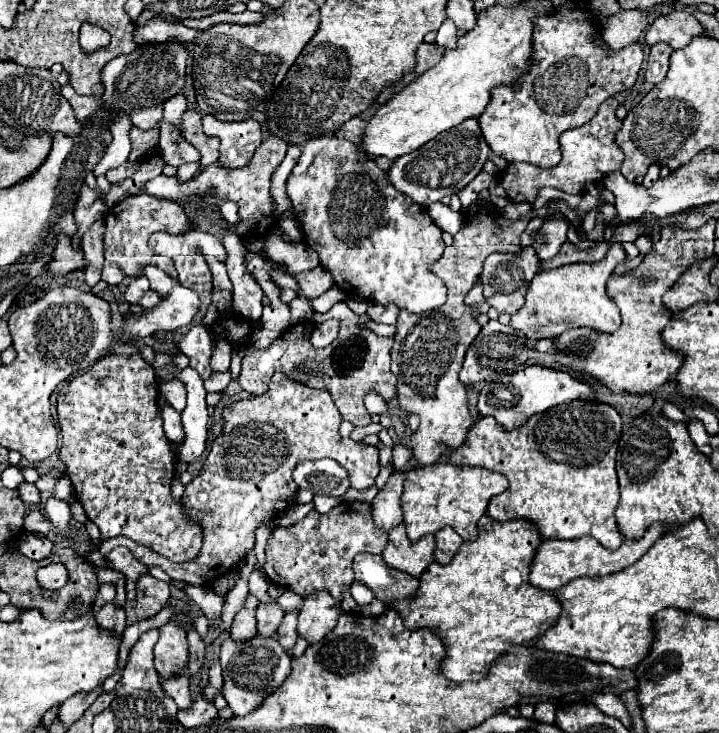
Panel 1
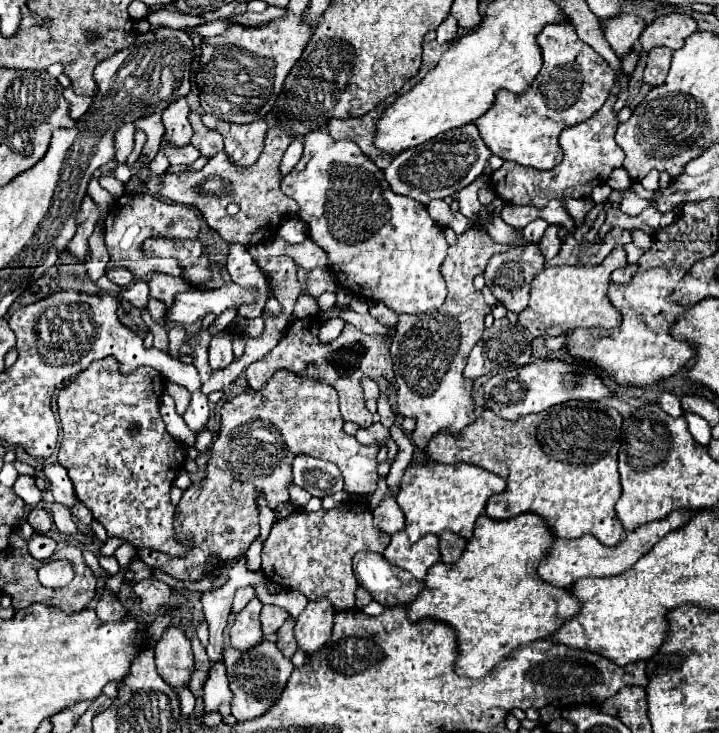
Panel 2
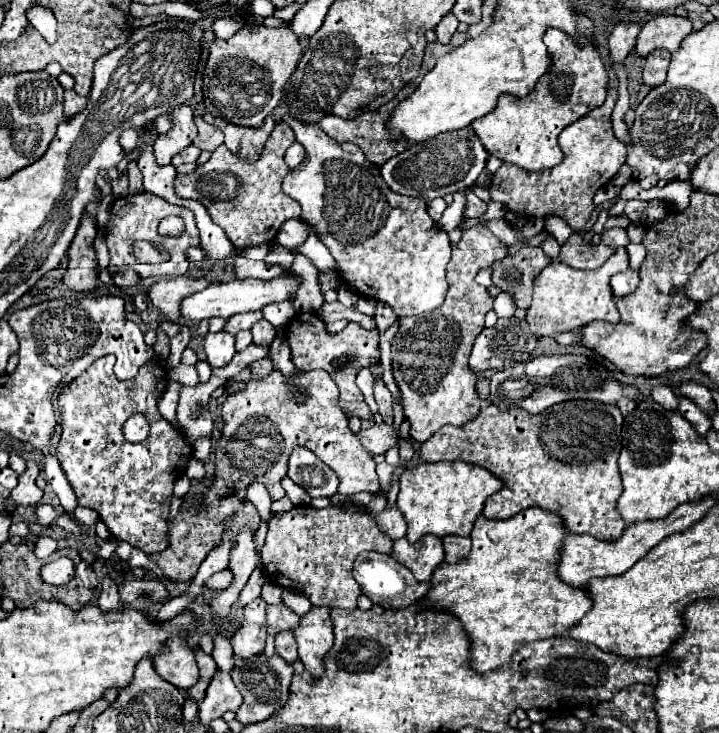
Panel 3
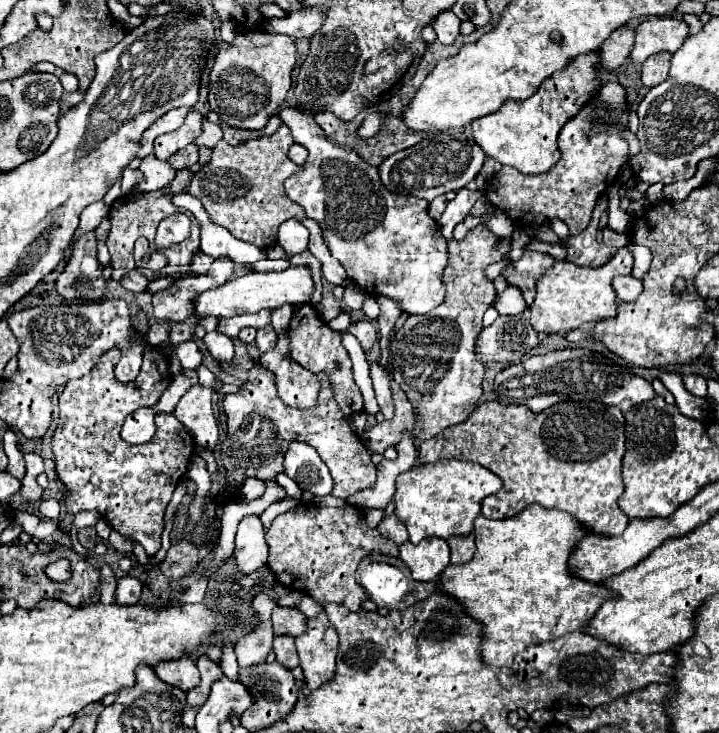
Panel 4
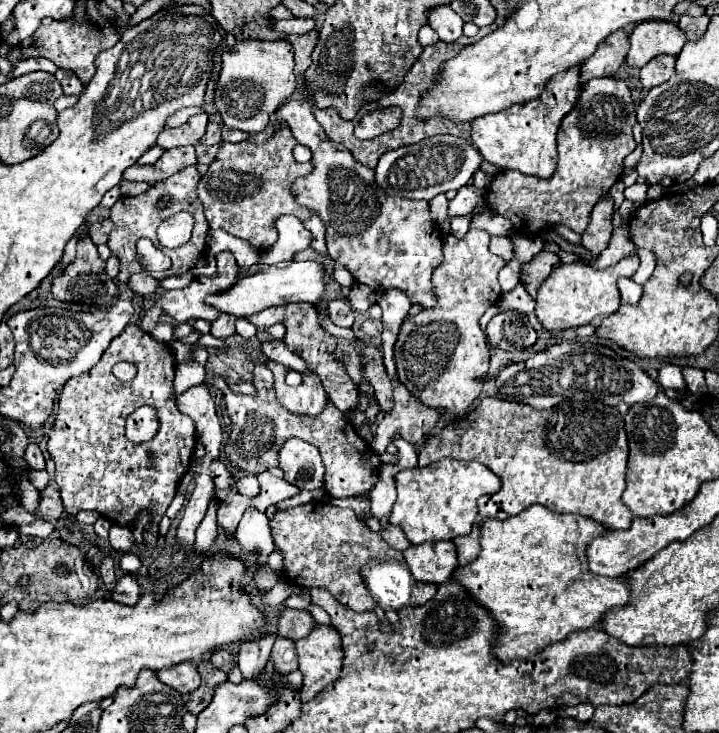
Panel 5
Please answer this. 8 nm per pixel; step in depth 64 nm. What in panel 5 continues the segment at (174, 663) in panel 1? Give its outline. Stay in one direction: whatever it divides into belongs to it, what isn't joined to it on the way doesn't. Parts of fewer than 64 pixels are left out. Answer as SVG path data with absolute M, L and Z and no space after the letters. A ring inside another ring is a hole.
M192 662L178 664L176 668L164 668L156 672L156 676L160 678L160 682L178 690L182 696L194 692L200 686L200 674Z

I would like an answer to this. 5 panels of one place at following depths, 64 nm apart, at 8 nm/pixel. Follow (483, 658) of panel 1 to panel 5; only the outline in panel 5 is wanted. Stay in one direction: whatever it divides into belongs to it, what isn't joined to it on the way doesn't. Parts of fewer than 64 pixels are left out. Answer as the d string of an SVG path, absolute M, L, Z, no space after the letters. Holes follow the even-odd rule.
M542 504L526 508L524 512L508 520L482 520L480 522L480 556L468 564L458 566L454 580L466 584L468 592L482 602L500 626L500 636L496 638L496 656L502 662L516 658L528 658L542 652L546 646L562 642L570 632L588 630L604 620L604 614L612 608L624 608L632 600L632 590L626 576L606 578L590 572L586 548L594 538L608 534L610 528L598 524L592 518L580 514L558 514Z

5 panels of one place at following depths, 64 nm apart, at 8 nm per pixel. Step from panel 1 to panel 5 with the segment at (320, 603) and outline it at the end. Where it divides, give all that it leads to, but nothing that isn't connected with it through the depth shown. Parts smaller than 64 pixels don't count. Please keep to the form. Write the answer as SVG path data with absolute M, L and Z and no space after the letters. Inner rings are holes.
M316 626L316 632L310 632L310 636L296 642L296 650L304 676L300 702L306 704L340 676L344 650L340 634L328 626Z

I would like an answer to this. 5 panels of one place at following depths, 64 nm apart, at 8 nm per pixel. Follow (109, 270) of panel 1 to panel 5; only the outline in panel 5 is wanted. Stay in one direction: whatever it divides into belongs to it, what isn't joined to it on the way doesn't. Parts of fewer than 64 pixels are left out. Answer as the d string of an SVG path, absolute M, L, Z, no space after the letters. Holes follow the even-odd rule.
M138 272L128 280L128 286L140 296L152 296L152 294L158 294L160 280L152 278L148 272Z

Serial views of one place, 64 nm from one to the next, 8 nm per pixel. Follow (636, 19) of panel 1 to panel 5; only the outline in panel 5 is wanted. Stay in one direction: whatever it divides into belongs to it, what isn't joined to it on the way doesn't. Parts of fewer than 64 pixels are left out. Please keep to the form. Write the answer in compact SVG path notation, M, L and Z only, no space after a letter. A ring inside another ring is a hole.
M618 30L610 34L604 42L598 44L594 56L582 64L580 82L584 84L590 78L598 76L614 76L616 70L622 66L626 52L628 52L628 32Z

